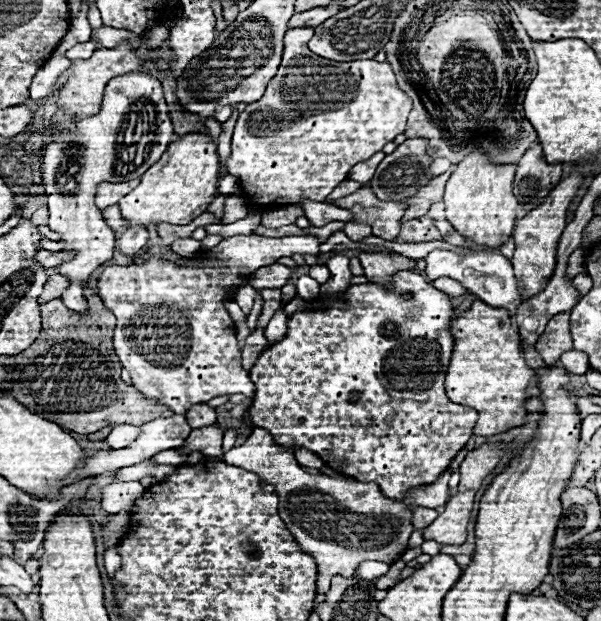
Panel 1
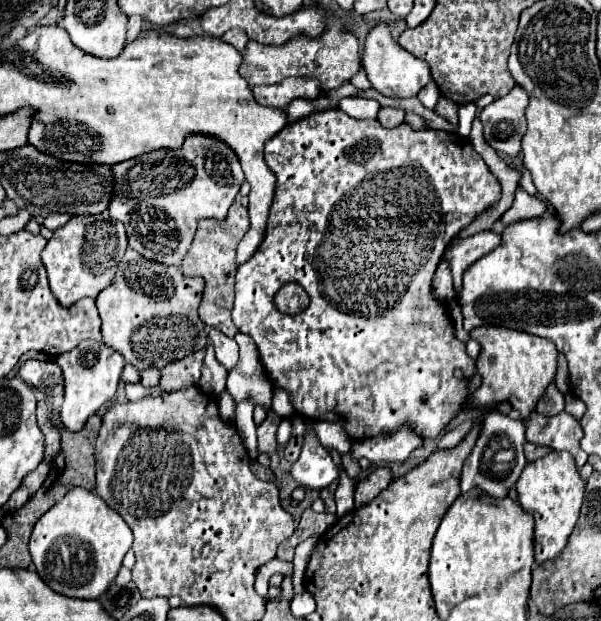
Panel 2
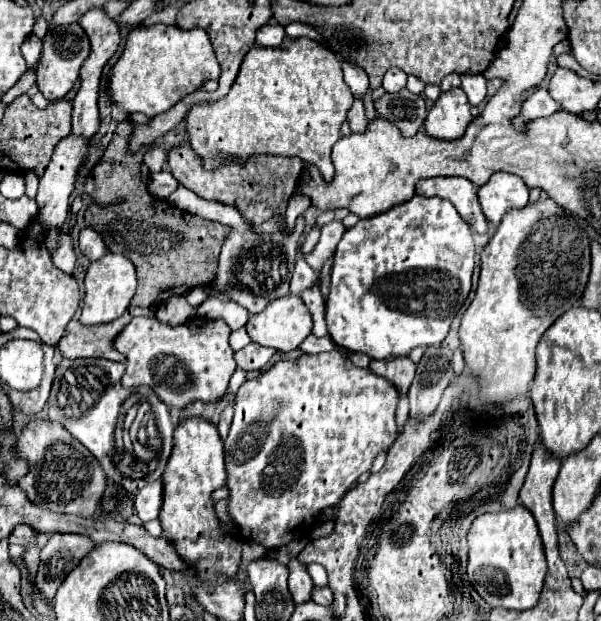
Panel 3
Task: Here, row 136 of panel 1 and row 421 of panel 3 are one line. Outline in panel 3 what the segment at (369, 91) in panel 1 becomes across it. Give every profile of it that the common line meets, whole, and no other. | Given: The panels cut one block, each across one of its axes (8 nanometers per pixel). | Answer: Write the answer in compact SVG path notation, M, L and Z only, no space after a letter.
M332 350L332 352L322 352L322 354L302 354L298 360L280 360L276 362L268 372L260 374L254 380L246 380L238 394L236 394L236 402L234 402L234 420L228 432L228 438L224 440L224 460L226 460L226 488L228 488L228 514L232 518L232 522L238 528L238 538L246 540L246 542L256 542L262 544L264 548L272 550L272 548L280 548L284 544L288 544L290 540L298 540L302 536L306 536L306 532L312 528L316 516L328 508L338 504L344 494L356 484L358 476L368 472L374 458L382 452L382 450L390 450L390 446L396 440L396 404L398 404L400 396L394 388L394 384L382 380L382 376L374 376L374 372L370 372L368 368L356 368L340 350Z

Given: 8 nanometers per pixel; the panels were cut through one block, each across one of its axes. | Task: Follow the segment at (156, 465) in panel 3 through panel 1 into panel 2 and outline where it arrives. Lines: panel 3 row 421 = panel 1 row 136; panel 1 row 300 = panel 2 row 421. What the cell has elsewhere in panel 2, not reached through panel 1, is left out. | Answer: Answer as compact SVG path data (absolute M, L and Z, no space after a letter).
M82 340L82 344L78 344L74 350L60 354L56 362L64 370L64 388L66 388L60 416L66 428L70 428L72 432L78 432L84 428L86 420L98 412L102 404L114 398L122 368L124 368L124 356L102 342Z

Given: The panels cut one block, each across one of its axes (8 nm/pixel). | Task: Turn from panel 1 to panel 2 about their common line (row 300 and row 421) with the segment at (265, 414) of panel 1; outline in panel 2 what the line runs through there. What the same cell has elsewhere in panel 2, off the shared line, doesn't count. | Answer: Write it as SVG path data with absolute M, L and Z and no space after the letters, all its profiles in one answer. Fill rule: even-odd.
M340 108L314 112L306 118L286 124L274 138L266 142L264 154L266 154L266 164L276 176L276 192L270 206L266 238L262 240L254 256L248 262L244 262L236 272L236 302L232 310L232 320L236 328L242 334L248 334L256 342L262 368L266 370L270 382L274 384L276 390L286 390L290 394L290 402L302 418L312 422L316 420L336 422L346 430L352 442L360 442L380 434L392 434L404 424L408 424L422 438L440 436L442 430L446 430L446 426L464 410L468 398L472 396L472 392L468 390L468 380L476 374L476 360L468 356L466 344L456 338L448 304L438 300L432 282L450 240L462 228L472 224L476 216L480 216L484 210L488 210L500 200L502 188L498 178L488 170L482 156L474 152L470 140L456 132L430 130L430 128L412 130L406 122L396 128L384 128L378 120L356 120L346 112L342 112ZM288 282L300 284L310 296L308 308L300 314L282 314L274 304L276 292ZM454 368L460 368L464 372L464 378L456 378L452 374Z

